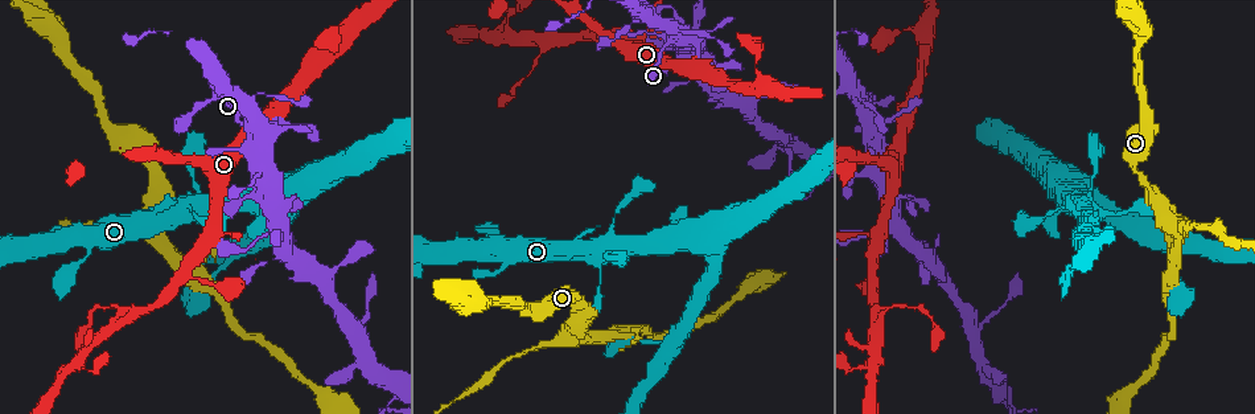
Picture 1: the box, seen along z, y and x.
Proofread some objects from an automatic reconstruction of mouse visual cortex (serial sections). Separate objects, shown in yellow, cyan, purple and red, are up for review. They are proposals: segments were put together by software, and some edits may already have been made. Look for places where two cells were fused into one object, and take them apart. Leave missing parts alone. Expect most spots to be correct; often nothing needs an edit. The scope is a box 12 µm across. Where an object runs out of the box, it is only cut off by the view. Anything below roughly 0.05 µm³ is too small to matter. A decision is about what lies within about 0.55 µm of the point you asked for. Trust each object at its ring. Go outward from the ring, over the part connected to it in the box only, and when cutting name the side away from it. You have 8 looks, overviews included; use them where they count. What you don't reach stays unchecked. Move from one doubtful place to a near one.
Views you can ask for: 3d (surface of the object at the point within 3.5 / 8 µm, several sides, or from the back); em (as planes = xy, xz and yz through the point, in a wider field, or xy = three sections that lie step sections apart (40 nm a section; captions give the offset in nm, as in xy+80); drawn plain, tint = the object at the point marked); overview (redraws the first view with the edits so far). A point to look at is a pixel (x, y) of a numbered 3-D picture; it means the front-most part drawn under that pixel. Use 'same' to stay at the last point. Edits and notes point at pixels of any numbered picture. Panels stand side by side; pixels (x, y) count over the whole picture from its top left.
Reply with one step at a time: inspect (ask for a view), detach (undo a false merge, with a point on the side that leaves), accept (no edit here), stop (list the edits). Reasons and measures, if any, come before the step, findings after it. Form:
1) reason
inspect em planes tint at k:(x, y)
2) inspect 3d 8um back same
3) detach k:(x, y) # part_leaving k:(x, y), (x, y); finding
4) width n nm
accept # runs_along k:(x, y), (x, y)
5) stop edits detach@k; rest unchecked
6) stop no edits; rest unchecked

a fork
inspect 3d 3.5um back at 1:(562, 341)

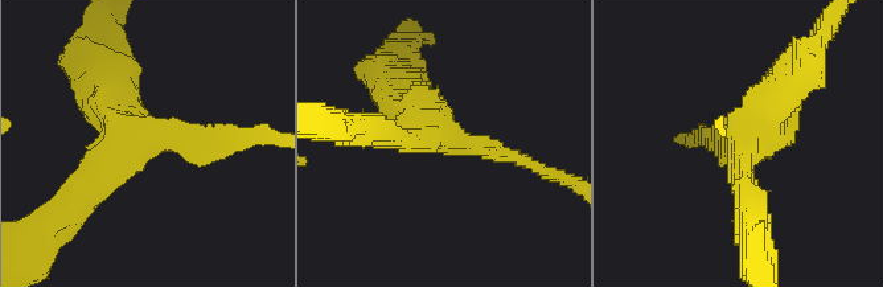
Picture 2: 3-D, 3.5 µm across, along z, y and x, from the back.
shape alone is not enough
inspect em xy step 1 tint at 2:(146, 138)

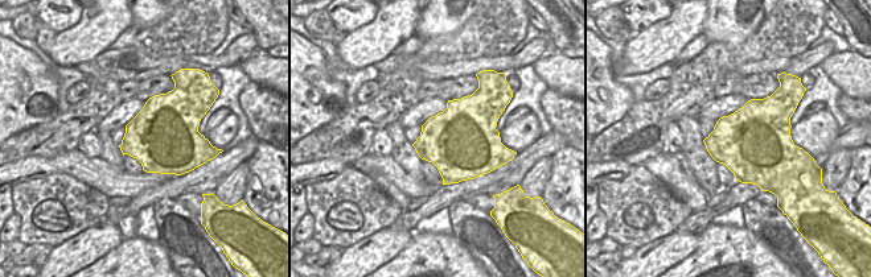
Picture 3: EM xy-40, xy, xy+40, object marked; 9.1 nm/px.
arm_widths 250, 350, 500 nm
accept # runs_along 2:(793, 74), (739, 163), (752, 208); one cell here

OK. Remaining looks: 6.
three arms meet
inspect 3d 8um at 1:(496, 33)

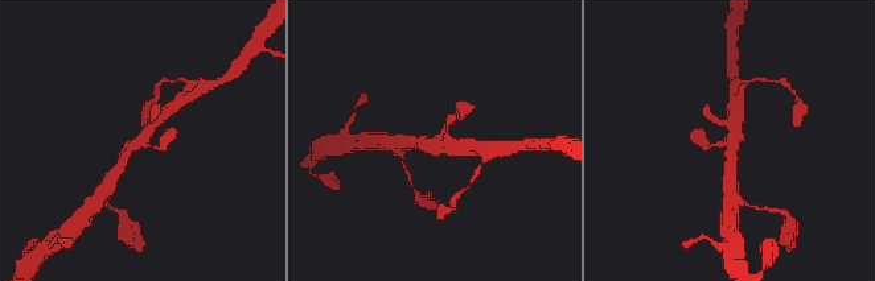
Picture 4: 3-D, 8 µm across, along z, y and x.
need the tissue
inspect em xy step 3 tint at 4:(139, 140)

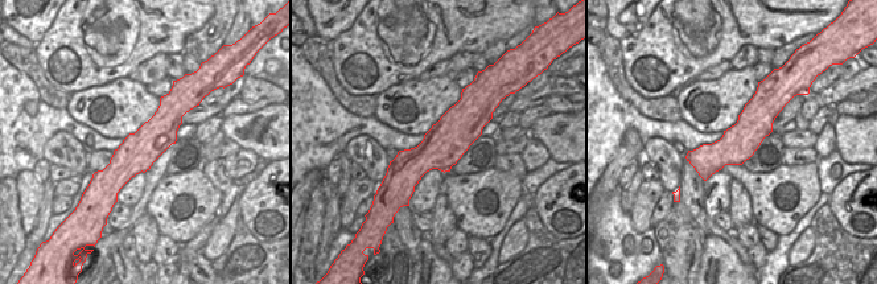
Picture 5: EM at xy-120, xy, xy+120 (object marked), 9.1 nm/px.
width 380 nm
accept # runs_along 5:(468, 95), (468, 115), (406, 190); continuous, no second cell

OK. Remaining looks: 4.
looks like a crossing
inspect 3d 3.5um at 1:(897, 222)

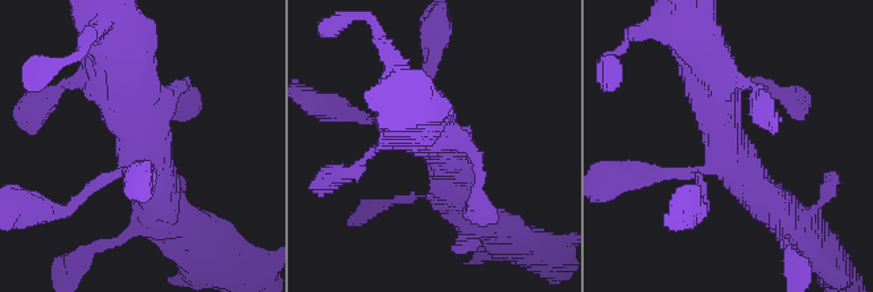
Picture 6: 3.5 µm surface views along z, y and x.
arms 4; arm_widths 100, 150, 450, 600 nm; now the EM
inspect em xy step 3 tint at 6:(137, 148)

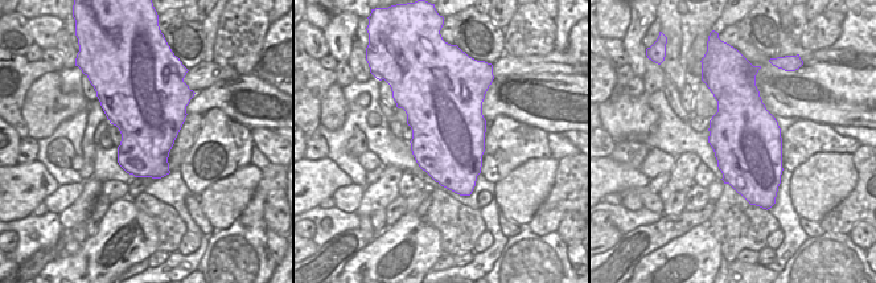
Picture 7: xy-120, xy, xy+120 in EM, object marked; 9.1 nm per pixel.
accept # runs_along 6:(703, 69), (729, 155), (781, 212); one cell here

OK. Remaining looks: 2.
stop no edits; rest unchecked

